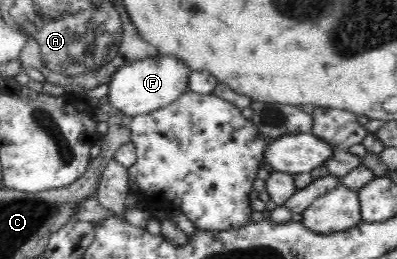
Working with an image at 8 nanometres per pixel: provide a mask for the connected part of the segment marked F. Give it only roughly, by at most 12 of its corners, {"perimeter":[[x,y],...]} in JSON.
{"perimeter":[[158,53],[119,68],[107,101],[135,118],[173,104],[192,71]]}

